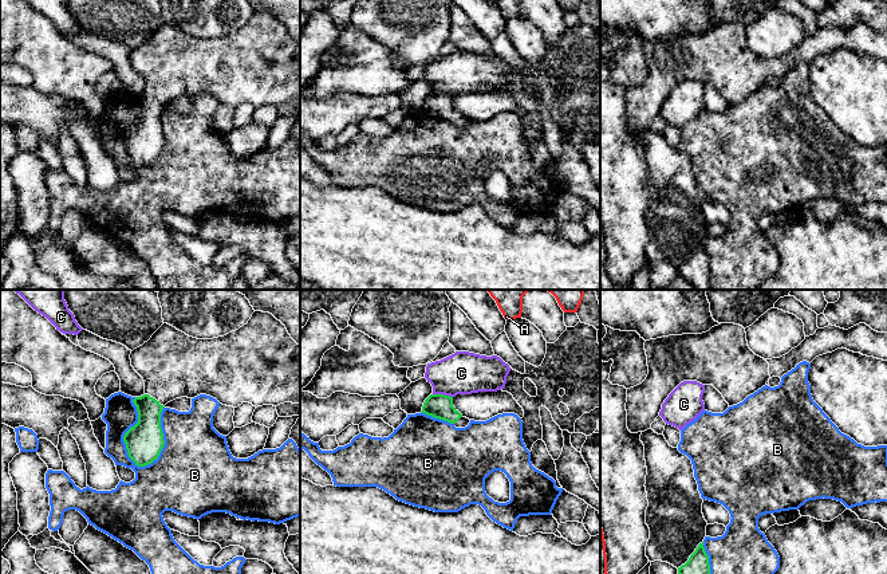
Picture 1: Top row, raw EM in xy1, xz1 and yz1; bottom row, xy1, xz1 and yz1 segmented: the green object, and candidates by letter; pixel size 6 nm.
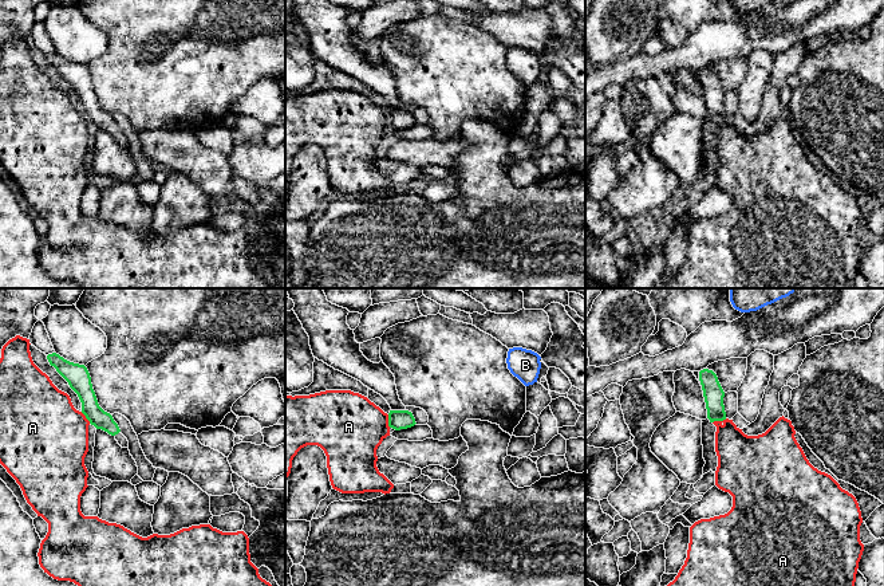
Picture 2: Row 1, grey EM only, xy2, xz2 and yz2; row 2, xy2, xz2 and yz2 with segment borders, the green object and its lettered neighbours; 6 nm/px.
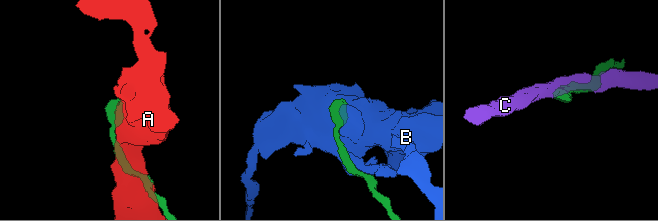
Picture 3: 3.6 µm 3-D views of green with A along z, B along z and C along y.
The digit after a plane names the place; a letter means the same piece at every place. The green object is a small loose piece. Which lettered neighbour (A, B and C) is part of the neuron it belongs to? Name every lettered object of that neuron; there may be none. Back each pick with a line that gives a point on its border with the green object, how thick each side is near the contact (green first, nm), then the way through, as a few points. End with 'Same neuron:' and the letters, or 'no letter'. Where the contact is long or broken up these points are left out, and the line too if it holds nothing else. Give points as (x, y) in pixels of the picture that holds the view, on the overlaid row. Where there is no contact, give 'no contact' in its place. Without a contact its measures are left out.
Same neuron: no letter

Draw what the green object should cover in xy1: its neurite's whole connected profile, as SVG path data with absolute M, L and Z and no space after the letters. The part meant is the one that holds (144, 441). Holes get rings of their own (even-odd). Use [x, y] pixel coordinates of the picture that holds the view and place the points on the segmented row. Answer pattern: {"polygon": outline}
{"polygon": "M255 311L247 325L213 339L197 339L163 323L147 342L131 351L130 359L134 370L145 381L145 394L133 400L138 412L138 422L123 436L127 455L138 467L149 465L158 459L165 445L161 413L165 405L176 398L194 398L206 394L220 404L233 408L243 402L249 402L256 408L277 406L284 402L300 404L300 345L291 338L285 326L269 312Z"}

